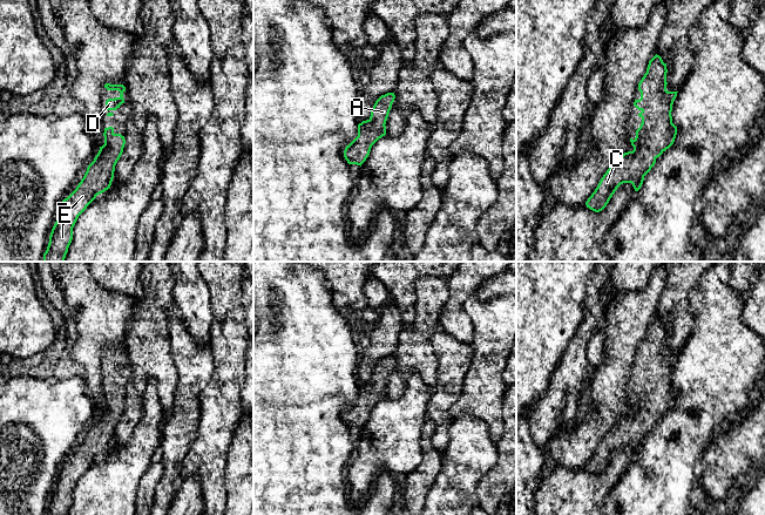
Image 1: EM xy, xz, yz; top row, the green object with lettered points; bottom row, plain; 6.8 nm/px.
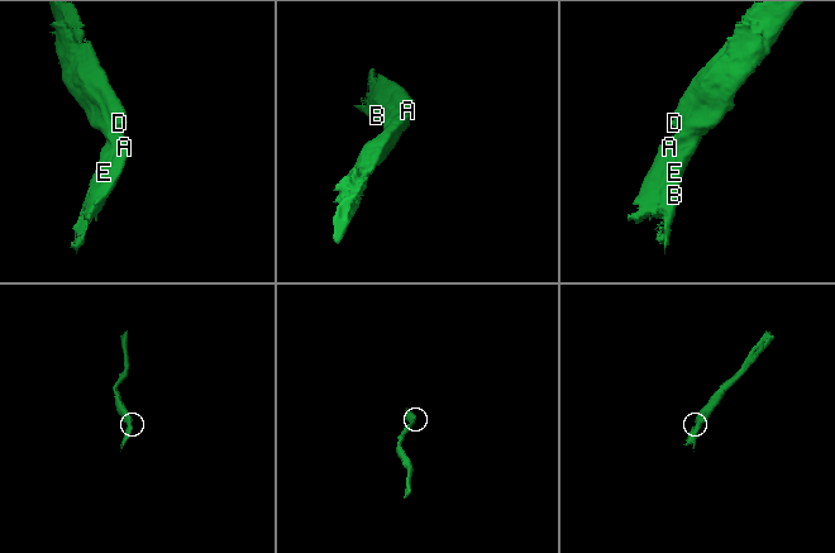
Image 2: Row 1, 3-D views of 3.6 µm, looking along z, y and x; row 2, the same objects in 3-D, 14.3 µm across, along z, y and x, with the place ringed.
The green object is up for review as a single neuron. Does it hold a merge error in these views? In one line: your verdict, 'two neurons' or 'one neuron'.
one neuron

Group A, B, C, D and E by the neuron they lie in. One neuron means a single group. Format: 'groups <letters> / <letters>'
groups A B C D E

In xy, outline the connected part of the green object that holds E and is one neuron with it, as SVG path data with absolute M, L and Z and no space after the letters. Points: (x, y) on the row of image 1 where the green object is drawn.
M113 127L104 128L103 136L104 144L100 147L94 161L88 165L83 178L60 205L47 250L43 253L43 262L65 262L79 216L97 195L111 185L115 165L123 153L126 140L121 134L115 134Z

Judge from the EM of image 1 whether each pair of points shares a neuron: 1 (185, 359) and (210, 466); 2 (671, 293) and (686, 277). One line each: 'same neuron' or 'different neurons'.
1: different neurons
2: same neuron

